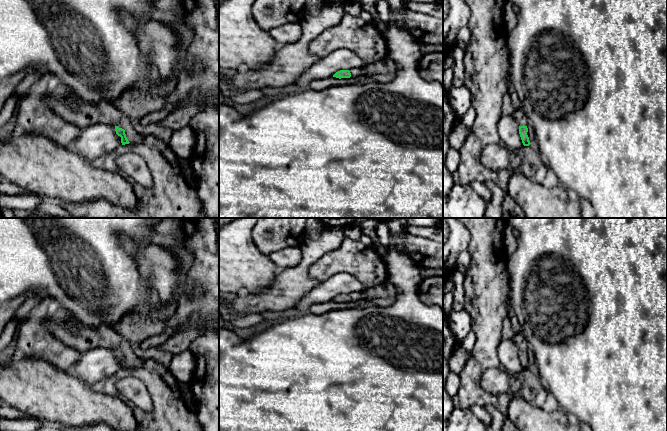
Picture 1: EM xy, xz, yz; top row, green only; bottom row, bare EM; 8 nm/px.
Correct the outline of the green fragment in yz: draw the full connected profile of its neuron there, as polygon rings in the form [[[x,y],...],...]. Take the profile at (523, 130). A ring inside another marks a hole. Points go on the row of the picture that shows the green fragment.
[[[523,108],[515,109],[513,112],[513,117],[515,118],[517,124],[519,125],[519,134],[524,146],[529,146],[531,143],[527,135],[528,132],[528,117],[526,116]]]

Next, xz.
[[[351,68],[350,70],[340,70],[336,72],[333,77],[336,78],[350,78],[350,77],[357,77],[360,75],[364,75],[369,78],[370,81],[376,82],[376,83],[385,83],[392,81],[395,76],[395,74],[363,74],[360,68]]]

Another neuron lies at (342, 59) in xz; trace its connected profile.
[[[338,49],[327,55],[324,58],[319,59],[317,62],[311,64],[298,78],[295,84],[299,82],[312,82],[314,80],[321,80],[325,78],[333,77],[333,75],[340,70],[350,70],[351,68],[362,68],[364,66],[363,61],[353,51],[348,49]]]

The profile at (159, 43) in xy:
[[[126,17],[123,23],[136,31],[142,57],[158,67],[160,79],[156,83],[156,89],[160,83],[169,78],[176,77],[178,79],[182,72],[186,72],[191,67],[187,62],[187,52],[182,53],[179,49],[180,40],[177,33],[167,24],[160,21],[139,24],[132,17]]]

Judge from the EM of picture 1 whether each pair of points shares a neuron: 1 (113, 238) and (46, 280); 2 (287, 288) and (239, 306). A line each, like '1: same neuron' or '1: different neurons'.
1: same neuron
2: same neuron

